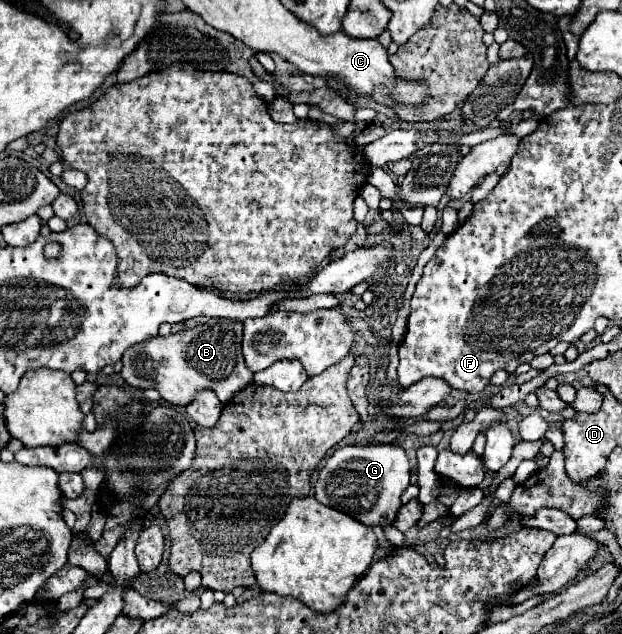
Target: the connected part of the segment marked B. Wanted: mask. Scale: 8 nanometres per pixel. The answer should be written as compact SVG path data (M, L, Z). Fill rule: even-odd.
M209 320L209 326L183 330L167 338L155 336L147 344L135 344L123 354L123 380L137 388L157 390L163 400L173 406L187 406L199 392L211 390L221 404L227 404L239 390L253 382L253 372L247 370L241 354L243 324L235 320Z

